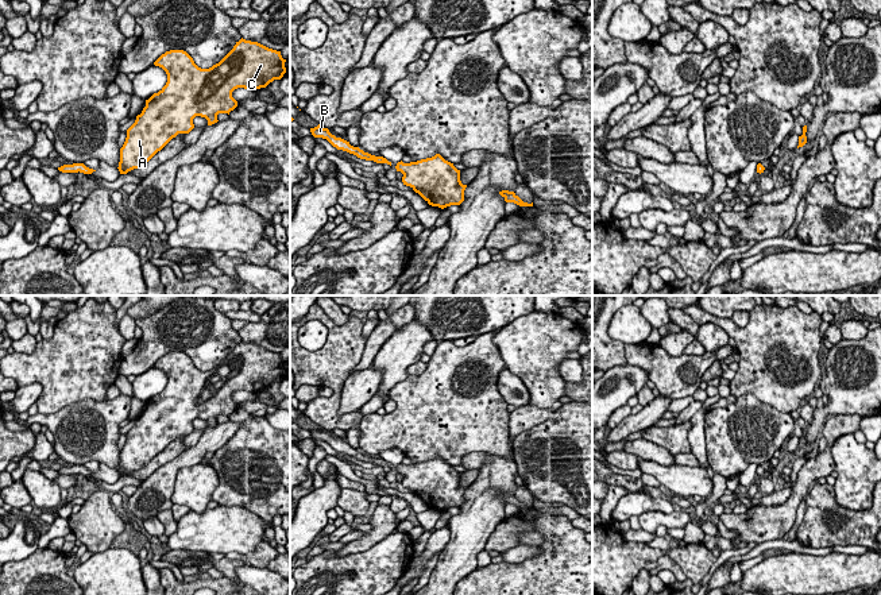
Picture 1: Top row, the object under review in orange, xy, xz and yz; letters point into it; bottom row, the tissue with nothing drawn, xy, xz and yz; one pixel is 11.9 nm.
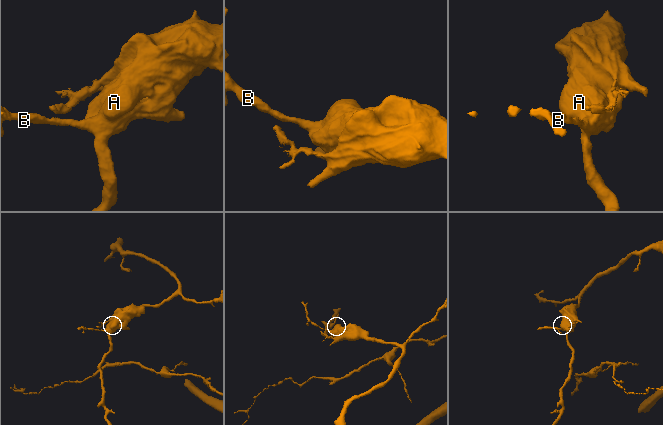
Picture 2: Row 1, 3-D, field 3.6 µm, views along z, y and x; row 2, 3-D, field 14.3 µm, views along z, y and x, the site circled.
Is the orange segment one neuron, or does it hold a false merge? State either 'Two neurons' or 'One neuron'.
One neuron

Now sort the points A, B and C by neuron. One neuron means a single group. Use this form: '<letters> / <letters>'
A B C

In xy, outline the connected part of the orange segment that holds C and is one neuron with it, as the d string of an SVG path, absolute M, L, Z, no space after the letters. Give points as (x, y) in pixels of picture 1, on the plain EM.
M240 341L233 351L209 371L198 370L193 360L183 352L170 352L162 356L155 368L167 376L166 387L146 402L146 409L136 418L135 425L127 432L127 440L120 451L120 476L127 476L147 465L178 436L189 436L196 418L205 420L208 428L217 425L219 416L228 416L237 409L232 394L237 390L256 393L266 390L274 382L281 382L286 375L286 362L281 353L268 351L258 344Z

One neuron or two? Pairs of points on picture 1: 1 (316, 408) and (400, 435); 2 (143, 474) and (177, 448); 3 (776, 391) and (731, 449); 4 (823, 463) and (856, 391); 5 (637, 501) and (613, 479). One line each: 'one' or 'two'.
1: two
2: one
3: two
4: two
5: two

